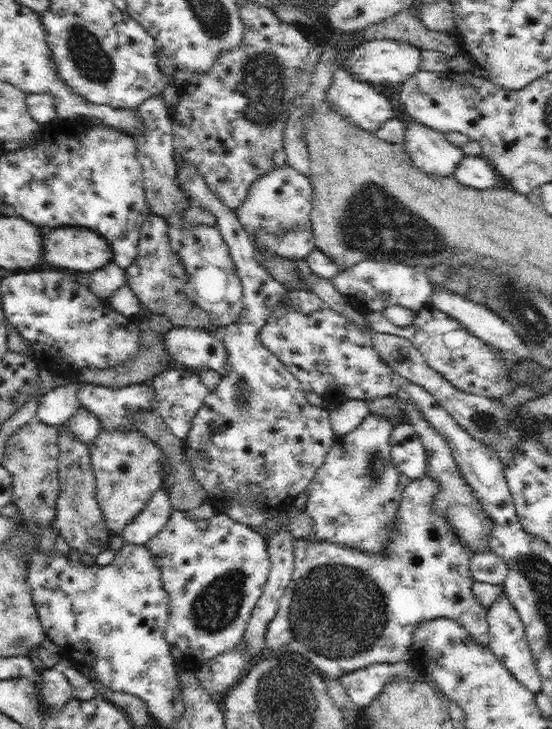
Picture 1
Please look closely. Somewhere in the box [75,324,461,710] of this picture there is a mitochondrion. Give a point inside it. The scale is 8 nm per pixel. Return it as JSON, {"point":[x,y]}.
{"point":[336,609]}

